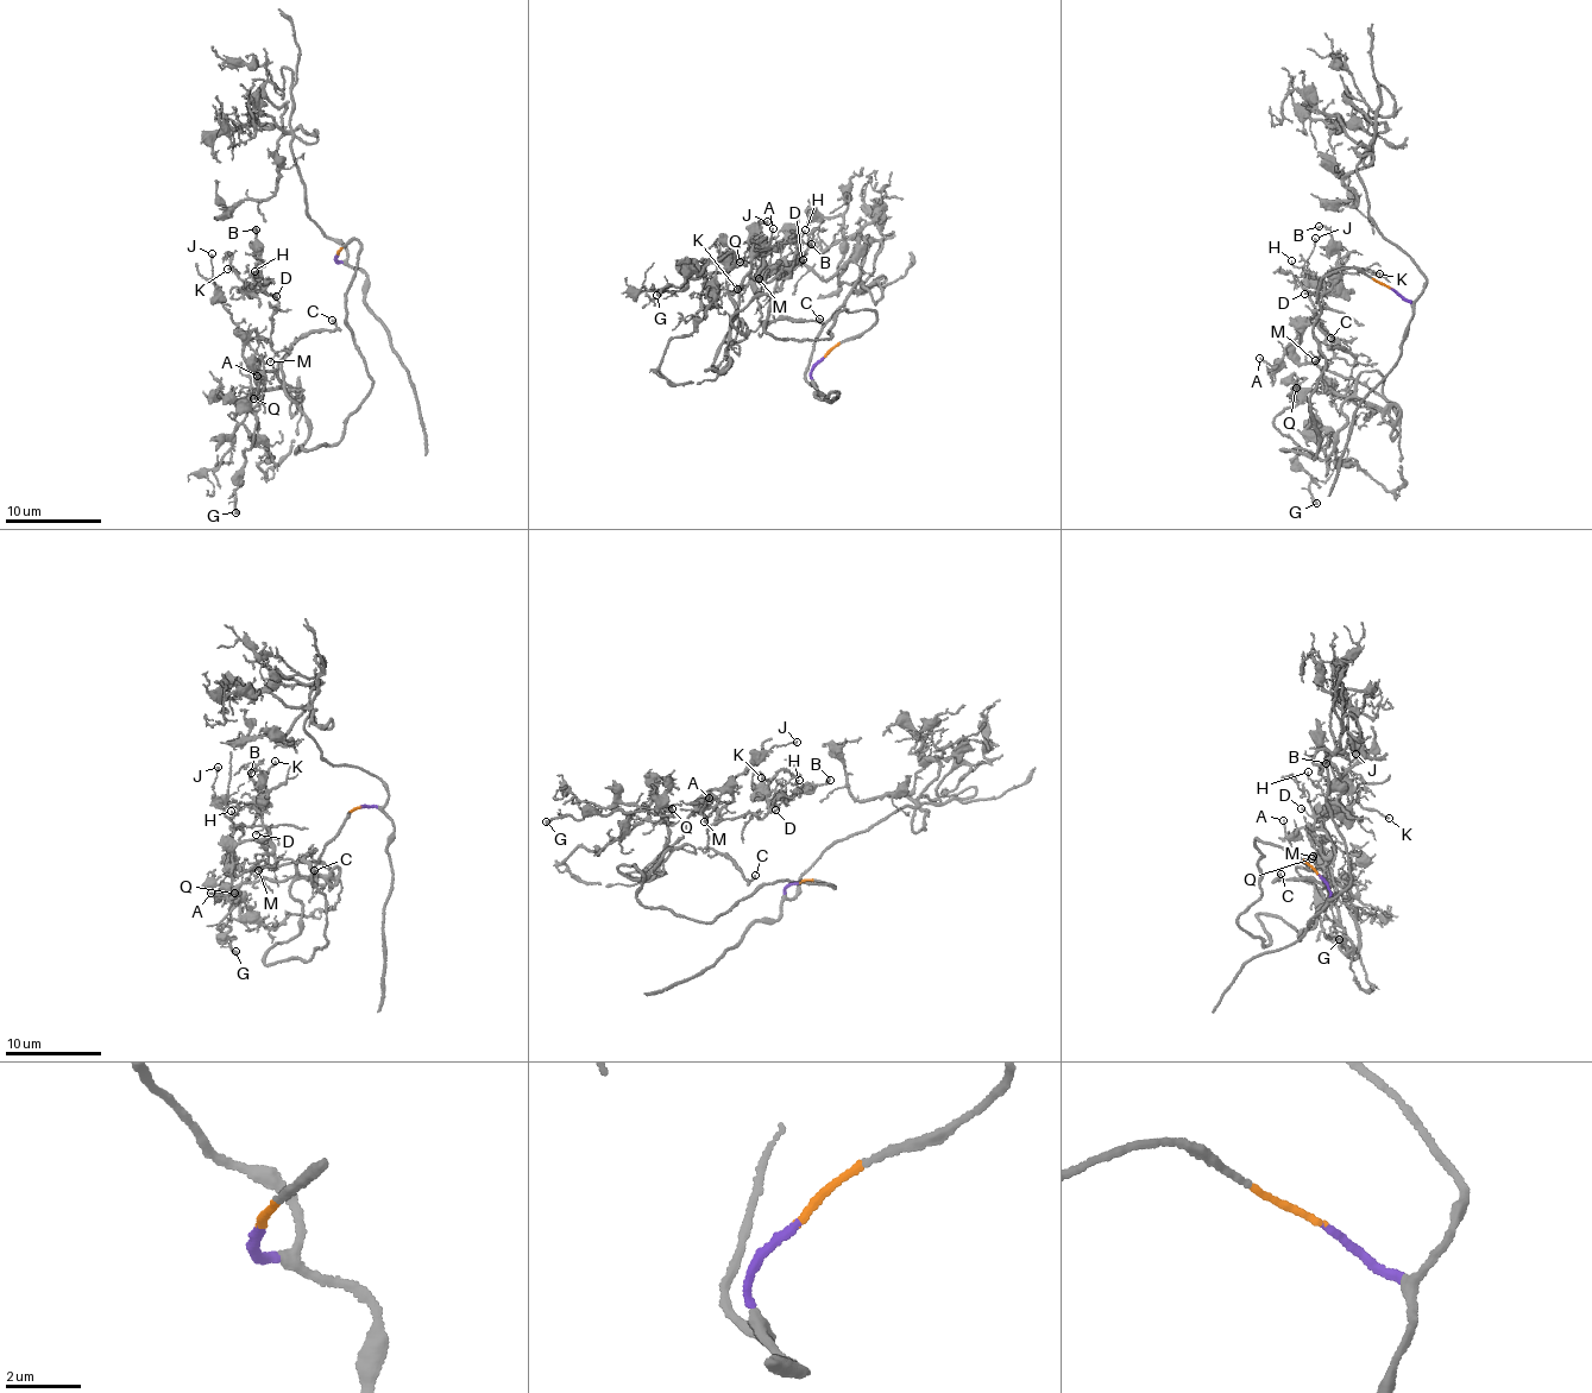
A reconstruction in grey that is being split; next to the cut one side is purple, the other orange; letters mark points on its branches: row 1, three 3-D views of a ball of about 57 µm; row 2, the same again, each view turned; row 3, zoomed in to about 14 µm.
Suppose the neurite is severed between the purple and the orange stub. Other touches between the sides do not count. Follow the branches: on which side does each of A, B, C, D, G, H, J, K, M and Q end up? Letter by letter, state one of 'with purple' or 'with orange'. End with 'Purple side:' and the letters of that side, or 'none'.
A: with orange
B: with orange
C: with orange
D: with orange
G: with orange
H: with orange
J: with orange
K: with orange
M: with orange
Q: with orange
Purple side: none

